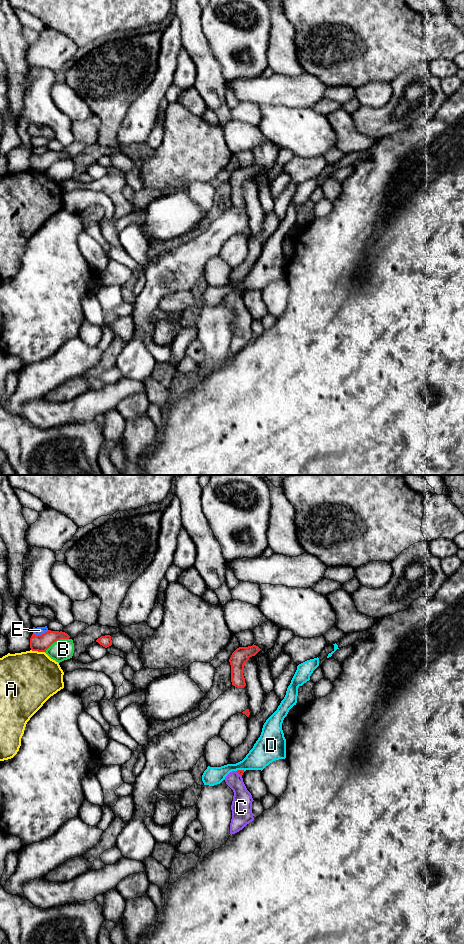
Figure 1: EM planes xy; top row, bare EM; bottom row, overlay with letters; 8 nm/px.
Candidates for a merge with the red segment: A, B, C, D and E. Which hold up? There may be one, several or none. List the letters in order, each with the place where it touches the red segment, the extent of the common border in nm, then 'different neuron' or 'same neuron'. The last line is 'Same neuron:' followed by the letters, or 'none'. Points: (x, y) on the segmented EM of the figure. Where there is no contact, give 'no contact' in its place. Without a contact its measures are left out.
A: xy (38, 651) | 110 nm | different neuron
B: xy (56, 640) | 220 nm | different neuron
C: xy (238, 773) | 70 nm | same neuron
D: xy (240, 770) | 70 nm | different neuron
E: xy (40, 635) | 130 nm | different neuron
Same neuron: C

